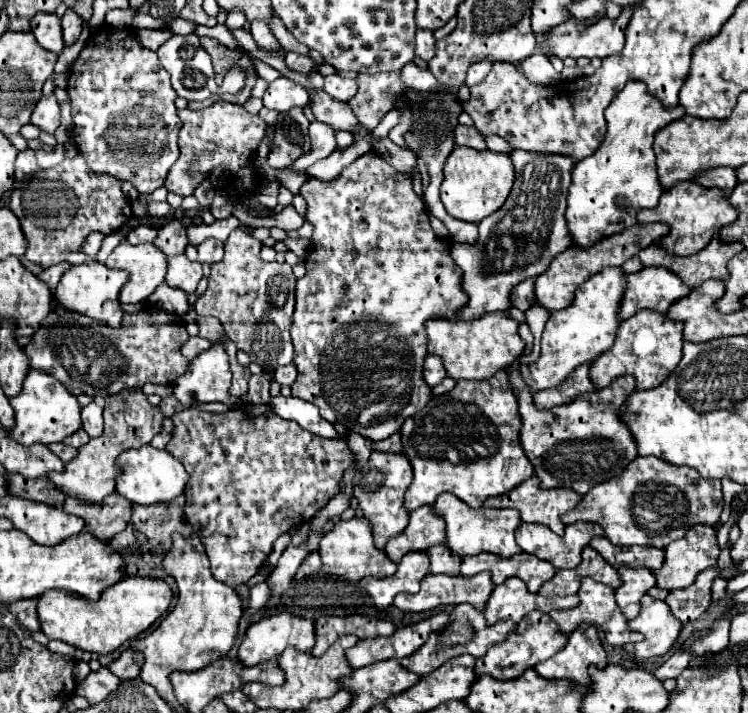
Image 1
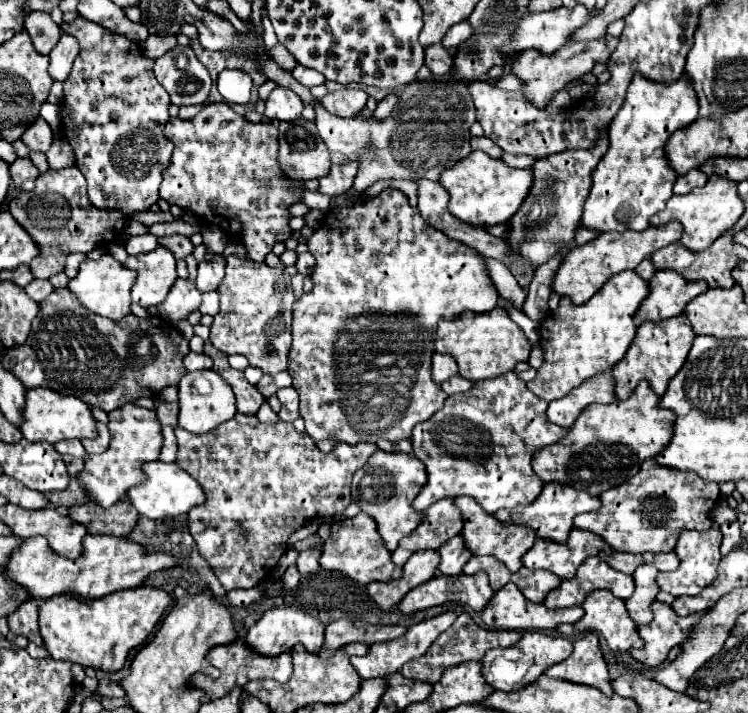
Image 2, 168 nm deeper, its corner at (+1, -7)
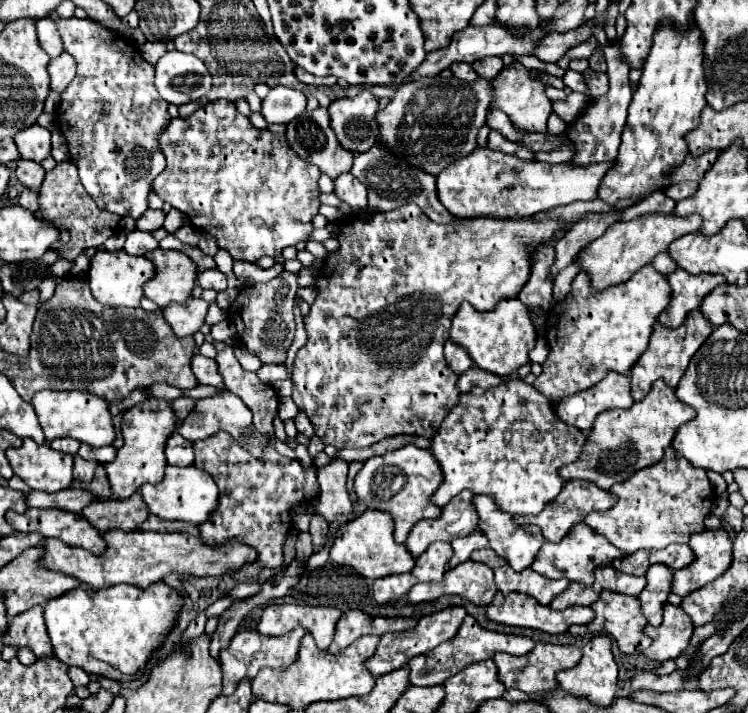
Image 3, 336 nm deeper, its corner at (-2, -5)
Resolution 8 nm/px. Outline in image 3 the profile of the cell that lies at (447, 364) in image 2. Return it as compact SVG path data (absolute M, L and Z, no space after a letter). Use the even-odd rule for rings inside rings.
M448 340L448 342L444 344L444 356L446 356L450 368L452 368L456 374L462 374L462 372L466 372L468 368L474 366L474 364L472 364L472 358L468 356L468 352L464 352L464 348L460 348L460 346L454 344L452 340Z

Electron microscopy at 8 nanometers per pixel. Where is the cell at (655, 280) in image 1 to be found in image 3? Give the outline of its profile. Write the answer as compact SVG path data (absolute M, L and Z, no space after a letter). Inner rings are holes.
M678 268L674 274L668 276L668 282L672 286L672 300L670 308L666 308L658 322L668 328L678 328L684 324L686 316L702 304L702 300L720 284L726 284L726 278L720 274L704 274L694 276L682 268Z

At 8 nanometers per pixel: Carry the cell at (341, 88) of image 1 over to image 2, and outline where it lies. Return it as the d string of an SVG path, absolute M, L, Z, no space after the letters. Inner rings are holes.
M337 90L329 92L321 98L321 104L327 108L327 112L339 116L339 118L351 118L361 108L365 108L367 94L363 90Z

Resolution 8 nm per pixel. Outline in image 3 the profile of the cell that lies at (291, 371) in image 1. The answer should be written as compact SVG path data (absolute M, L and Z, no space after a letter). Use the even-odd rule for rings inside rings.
M302 412L294 418L294 424L296 424L296 430L298 430L300 434L304 434L306 438L312 438L312 436L314 436L314 428L312 428L310 420L308 420Z

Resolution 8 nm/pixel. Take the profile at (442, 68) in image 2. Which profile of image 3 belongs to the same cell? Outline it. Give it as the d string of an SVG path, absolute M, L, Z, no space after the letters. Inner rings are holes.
M452 64L452 72L462 82L476 82L476 78L478 78L472 64Z

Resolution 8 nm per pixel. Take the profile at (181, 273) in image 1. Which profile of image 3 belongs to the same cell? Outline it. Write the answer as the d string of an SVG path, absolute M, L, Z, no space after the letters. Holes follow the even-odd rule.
M192 298L188 300L188 304L170 304L168 308L164 308L164 318L168 320L178 338L186 338L200 330L206 312L208 302L204 302L202 298Z

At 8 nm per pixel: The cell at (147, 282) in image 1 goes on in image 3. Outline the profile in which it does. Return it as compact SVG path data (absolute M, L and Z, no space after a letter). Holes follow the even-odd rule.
M156 248L146 256L156 264L156 278L144 286L144 296L166 308L170 302L186 302L196 282L196 262L178 250Z

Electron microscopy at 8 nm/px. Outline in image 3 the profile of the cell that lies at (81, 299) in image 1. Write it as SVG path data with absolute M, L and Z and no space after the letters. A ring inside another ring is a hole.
M98 250L94 258L90 260L90 270L88 270L88 284L94 294L94 298L100 304L106 306L128 306L128 308L138 308L142 300L142 288L148 280L156 276L156 266L144 258L144 256L130 256L124 250L118 252L108 252L108 250Z

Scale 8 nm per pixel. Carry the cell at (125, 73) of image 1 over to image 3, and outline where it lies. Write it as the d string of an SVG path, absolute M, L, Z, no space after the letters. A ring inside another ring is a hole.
M54 10L48 14L48 18L52 18L58 26L64 50L76 60L76 78L60 94L60 106L56 114L70 150L70 158L78 166L80 180L98 208L114 212L122 218L132 216L134 220L138 220L148 208L146 196L152 190L152 180L166 168L164 154L160 152L156 140L168 126L170 114L168 104L158 98L158 92L154 88L154 66L142 60L138 50L134 46L128 46L120 34L104 28L90 18L80 20L74 16L66 20L60 18Z

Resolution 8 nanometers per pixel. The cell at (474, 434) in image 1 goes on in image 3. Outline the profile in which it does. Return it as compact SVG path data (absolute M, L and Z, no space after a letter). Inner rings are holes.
M512 376L512 380L500 388L472 388L460 396L460 404L448 414L448 430L440 428L440 432L436 432L432 438L432 446L428 448L444 472L444 482L434 492L432 502L436 506L446 506L462 490L472 490L474 494L488 494L498 500L504 512L522 516L538 514L560 494L564 478L558 472L562 466L578 460L584 442L586 436L578 428L564 424L554 414L550 400L536 392L534 386L522 382L518 376Z

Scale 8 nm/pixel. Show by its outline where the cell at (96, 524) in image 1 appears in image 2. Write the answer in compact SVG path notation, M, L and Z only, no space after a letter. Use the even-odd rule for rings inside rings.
M119 500L111 508L95 506L93 502L73 506L69 512L69 518L83 524L89 534L109 534L117 538L125 538L131 534L133 526L137 524L137 510L133 510L133 504L129 500Z

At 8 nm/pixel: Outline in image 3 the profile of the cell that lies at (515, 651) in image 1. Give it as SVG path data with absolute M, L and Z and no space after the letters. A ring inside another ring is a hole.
M538 642L536 648L528 656L512 656L506 652L498 652L494 656L494 662L498 666L498 678L506 688L518 688L522 692L534 694L534 692L544 692L544 690L554 690L558 688L556 674L560 670L574 668L582 658L582 650L576 646L554 646L554 644L544 644Z

